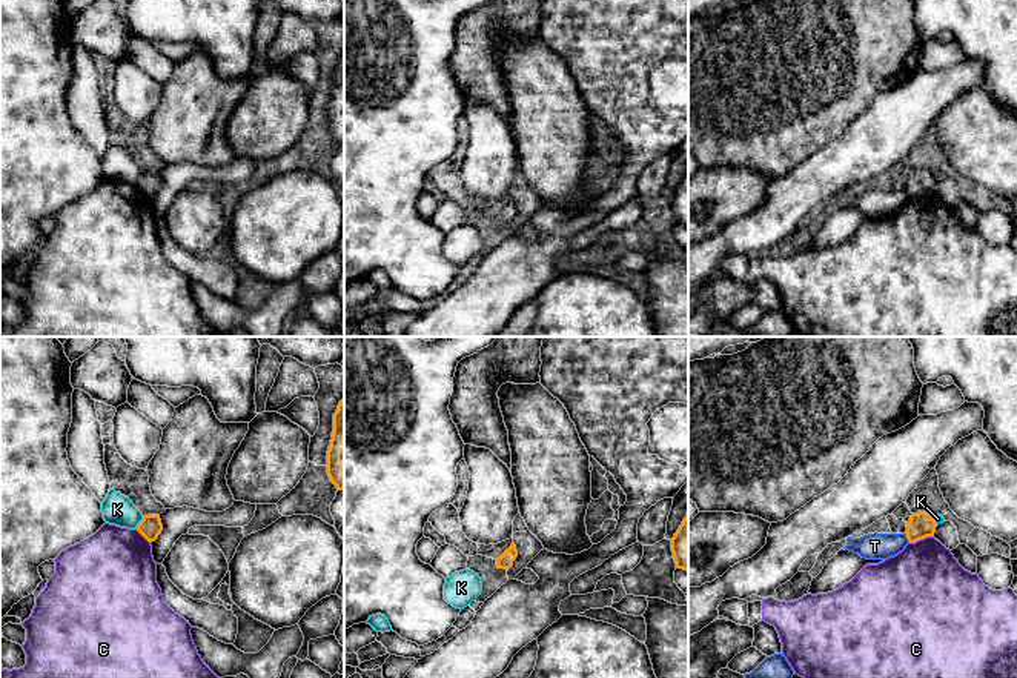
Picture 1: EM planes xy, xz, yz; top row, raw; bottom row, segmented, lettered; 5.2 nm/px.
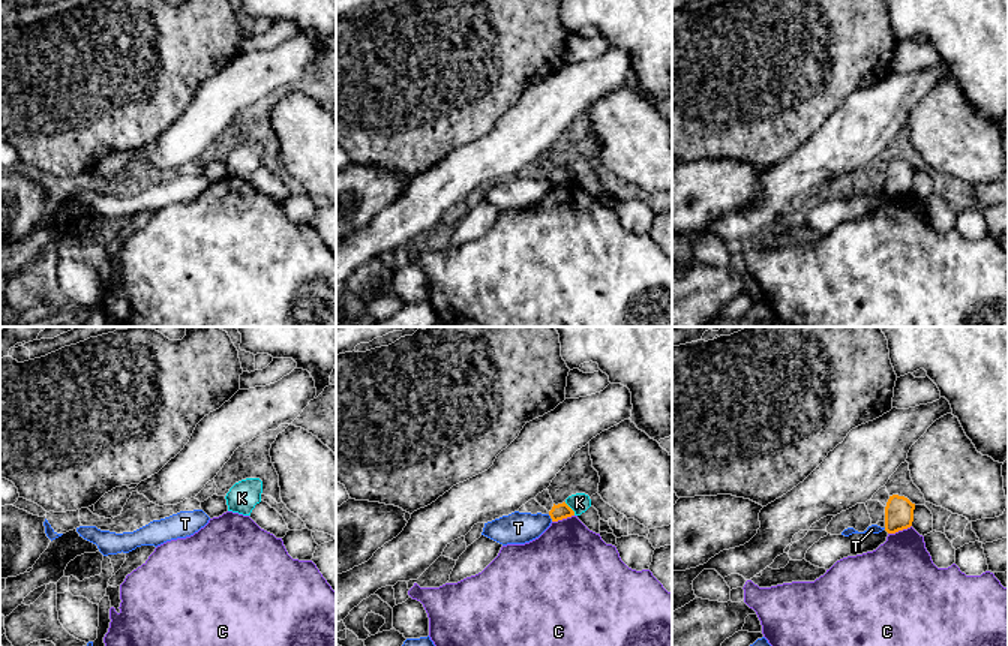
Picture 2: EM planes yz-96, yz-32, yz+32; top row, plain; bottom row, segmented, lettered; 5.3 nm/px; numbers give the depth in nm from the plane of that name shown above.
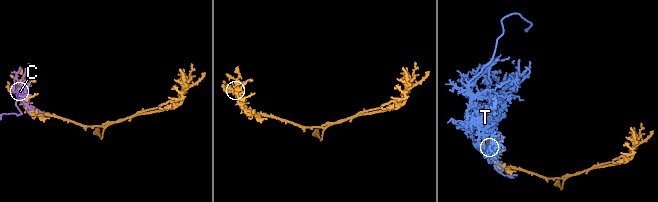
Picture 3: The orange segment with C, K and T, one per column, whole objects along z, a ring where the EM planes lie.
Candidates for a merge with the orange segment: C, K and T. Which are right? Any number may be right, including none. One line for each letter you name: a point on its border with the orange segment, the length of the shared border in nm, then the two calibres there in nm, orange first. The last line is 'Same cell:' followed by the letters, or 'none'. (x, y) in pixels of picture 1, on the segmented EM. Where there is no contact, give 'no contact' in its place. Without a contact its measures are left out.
Same cell: none

